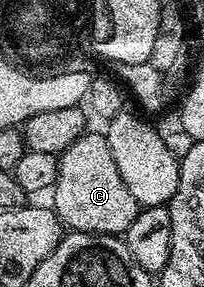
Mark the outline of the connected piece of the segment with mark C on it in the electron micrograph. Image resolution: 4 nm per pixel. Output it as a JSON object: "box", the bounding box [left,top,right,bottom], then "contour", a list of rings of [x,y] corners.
{"box":[51,130,139,237],"contour":[[[101,130],[86,131],[61,153],[52,196],[51,207],[66,229],[90,232],[96,236],[120,237],[127,226],[135,222],[139,211],[138,202],[131,198],[131,190],[127,190],[127,182],[123,182],[119,166],[115,166],[115,157],[111,154],[111,146]]]}

